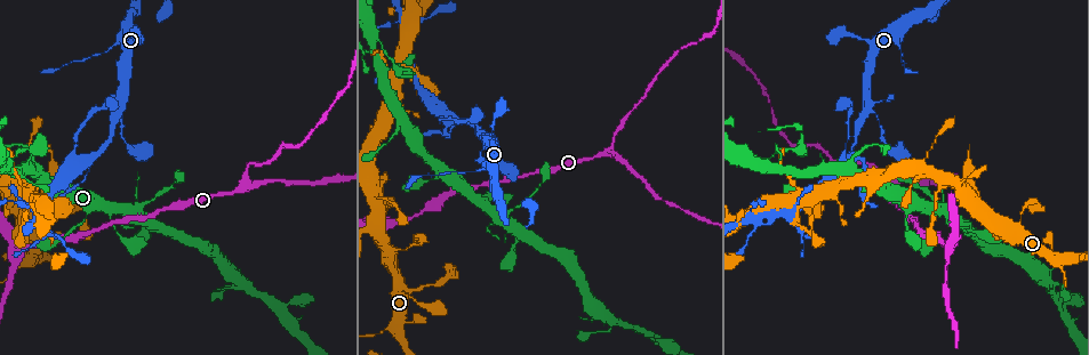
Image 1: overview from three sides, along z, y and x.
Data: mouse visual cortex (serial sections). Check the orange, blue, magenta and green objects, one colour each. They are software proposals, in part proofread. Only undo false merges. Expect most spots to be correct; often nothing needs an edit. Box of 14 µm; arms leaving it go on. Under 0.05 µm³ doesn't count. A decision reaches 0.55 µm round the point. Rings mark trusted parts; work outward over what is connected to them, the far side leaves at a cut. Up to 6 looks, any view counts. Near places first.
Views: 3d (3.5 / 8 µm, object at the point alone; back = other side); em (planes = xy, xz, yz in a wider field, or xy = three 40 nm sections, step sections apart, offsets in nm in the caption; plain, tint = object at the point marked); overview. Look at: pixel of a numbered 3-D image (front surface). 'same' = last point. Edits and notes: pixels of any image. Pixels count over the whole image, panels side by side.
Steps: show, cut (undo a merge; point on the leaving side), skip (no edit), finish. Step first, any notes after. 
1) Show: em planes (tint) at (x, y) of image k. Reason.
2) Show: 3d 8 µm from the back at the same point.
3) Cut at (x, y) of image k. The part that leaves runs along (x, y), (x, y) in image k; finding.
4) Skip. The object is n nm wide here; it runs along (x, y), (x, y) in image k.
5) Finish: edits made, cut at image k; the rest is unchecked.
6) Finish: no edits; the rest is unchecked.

Show: 3d 8 µm at (607, 152) of image 1. A fork.

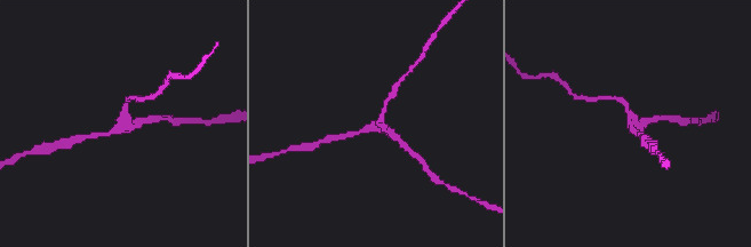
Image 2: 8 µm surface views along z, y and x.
Show: em xy step 1 (tint) at (121, 128) of image 2. 3 arms meet here; the arms are 200, 250, 250 nm wide; shape alone is not enough.

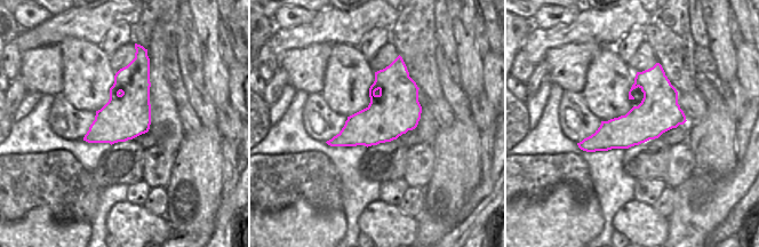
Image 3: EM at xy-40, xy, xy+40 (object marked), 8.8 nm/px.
Skip. One cell here.

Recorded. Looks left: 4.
Show: 3d 3.5 µm at (122, 109) of image 1. Three-way junction.

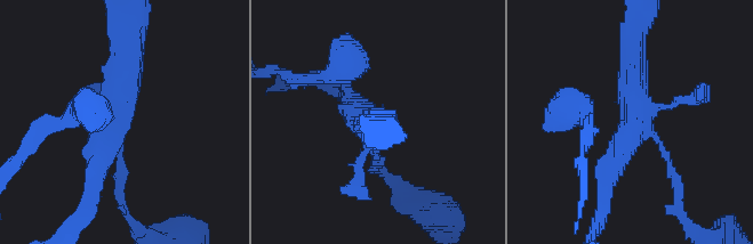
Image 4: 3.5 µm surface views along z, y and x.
Show: em xy step 5 (tint) at (117, 123) of image 4. Need the tissue.

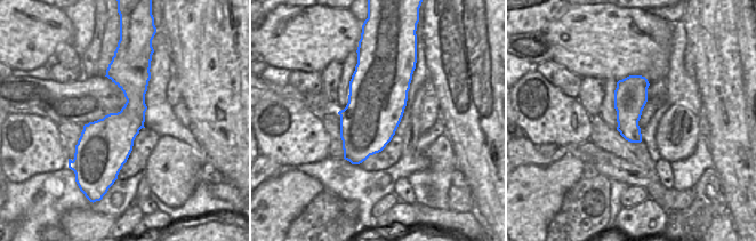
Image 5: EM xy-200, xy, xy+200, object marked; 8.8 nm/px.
Show: em planes (tint) at the same point. Another direction.

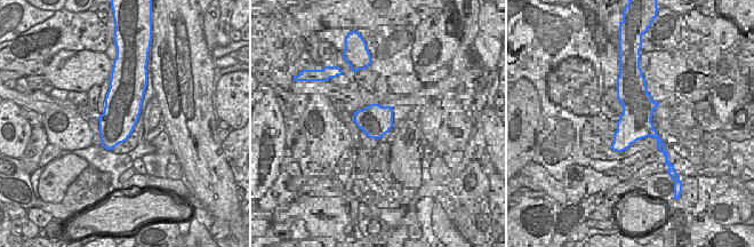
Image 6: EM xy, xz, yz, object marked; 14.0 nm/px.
Skip. One cell here.

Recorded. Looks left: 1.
Finish: no edits; the rest is unchecked.

